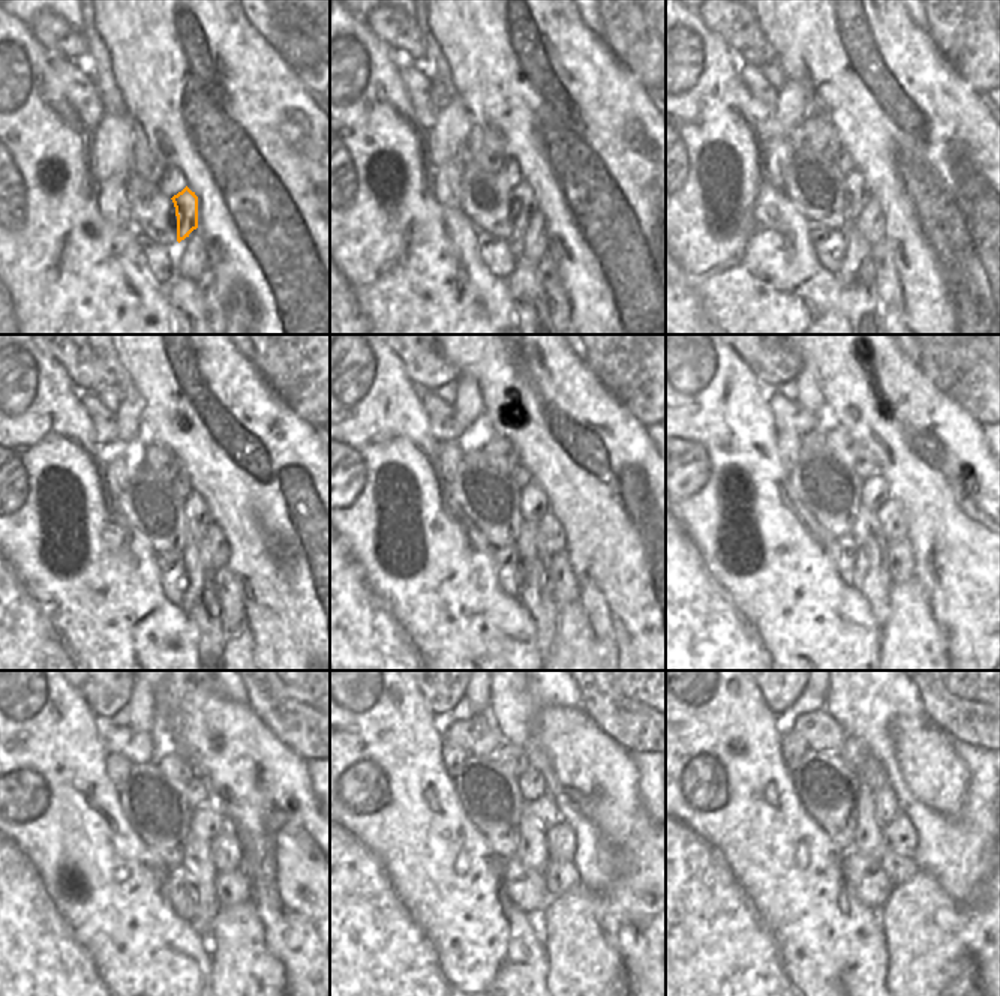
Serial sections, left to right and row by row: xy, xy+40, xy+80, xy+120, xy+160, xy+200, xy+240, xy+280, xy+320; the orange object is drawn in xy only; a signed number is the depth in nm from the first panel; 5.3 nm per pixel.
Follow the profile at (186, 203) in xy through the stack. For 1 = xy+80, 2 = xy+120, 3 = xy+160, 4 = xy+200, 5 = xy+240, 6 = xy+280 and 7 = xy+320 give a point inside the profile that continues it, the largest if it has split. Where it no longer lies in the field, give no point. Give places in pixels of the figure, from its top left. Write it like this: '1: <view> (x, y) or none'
1: xy+80 (858, 194)
2: xy+120 (197, 516)
3: xy+160 (534, 503)
4: xy+200 (874, 492)
5: xy+240 (206, 822)
6: xy+280 (544, 807)
7: xy+320 (885, 804)

